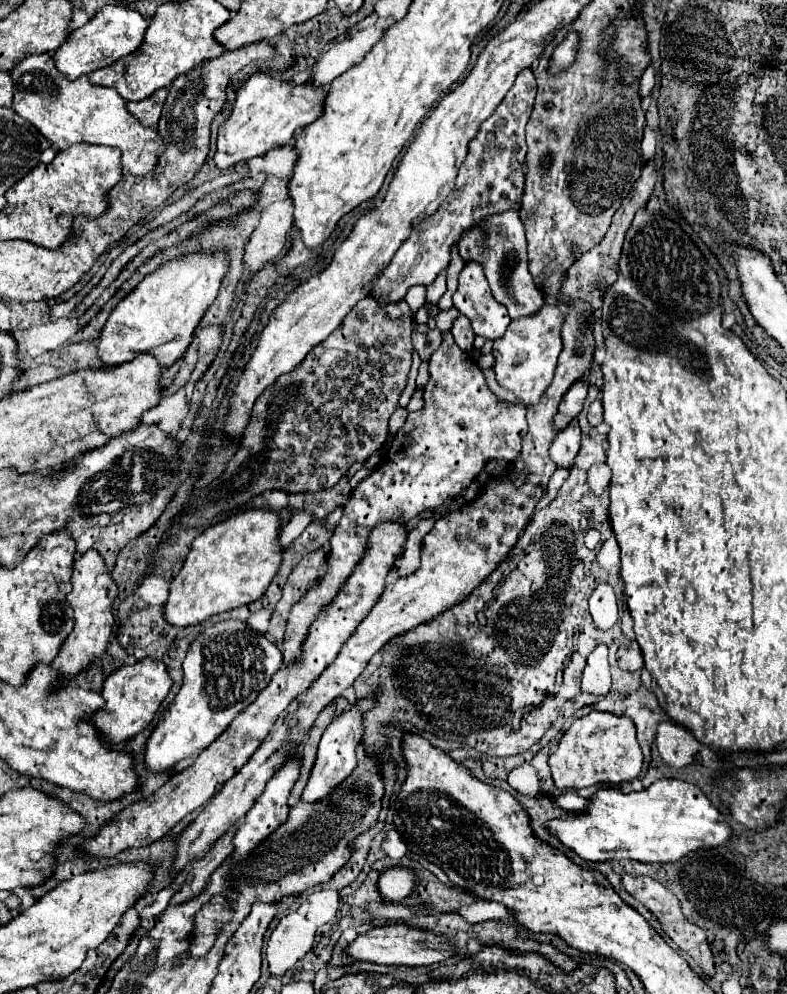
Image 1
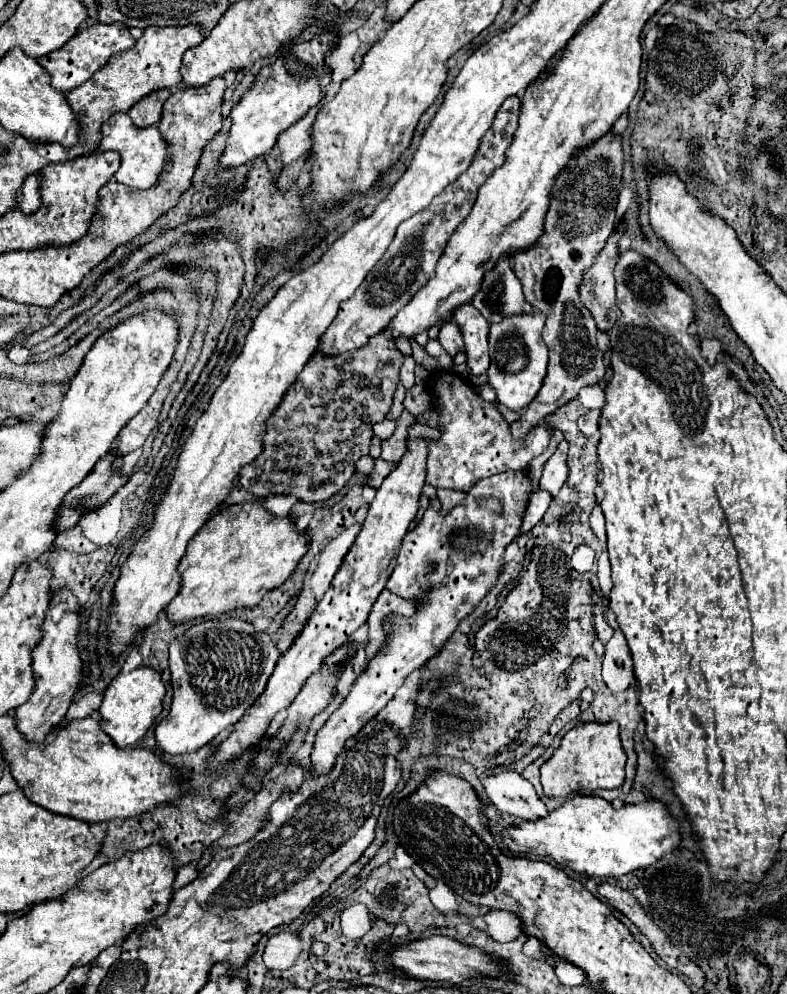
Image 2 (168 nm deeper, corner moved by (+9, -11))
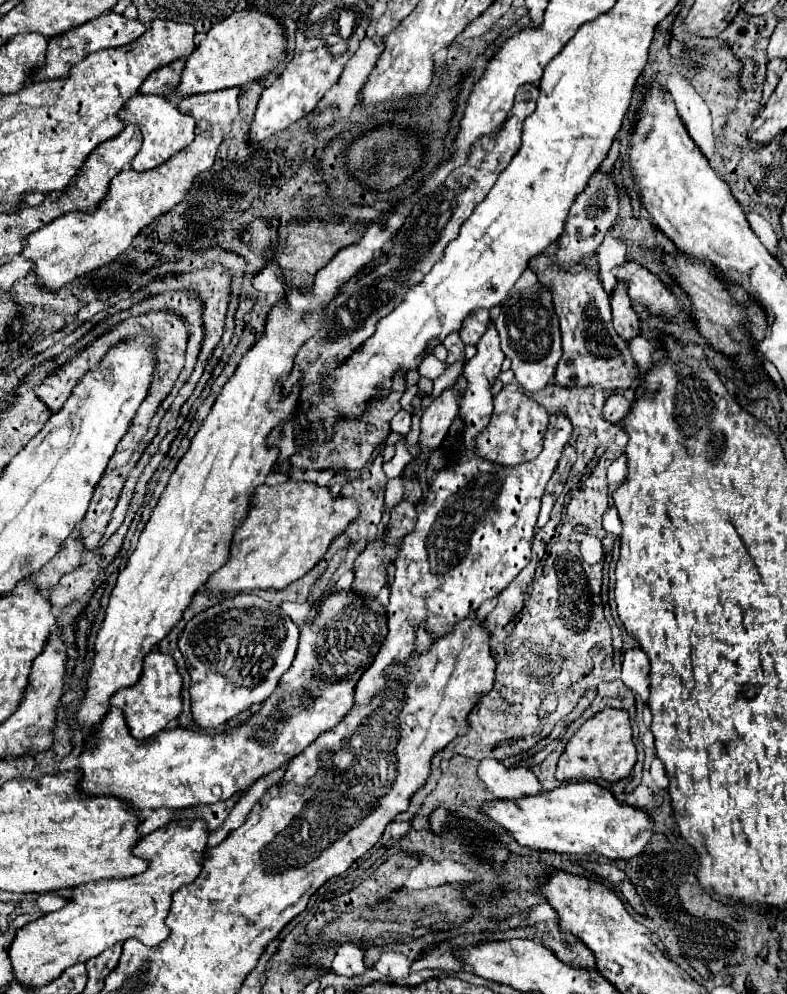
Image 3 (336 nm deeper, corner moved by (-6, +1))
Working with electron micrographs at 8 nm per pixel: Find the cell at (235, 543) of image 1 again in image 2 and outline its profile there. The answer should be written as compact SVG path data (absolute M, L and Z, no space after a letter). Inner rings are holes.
M241 502L225 506L195 534L195 538L187 546L187 554L179 564L179 574L183 580L181 592L165 608L169 620L173 624L185 624L195 618L219 616L235 608L255 606L267 592L279 588L295 572L299 560L309 550L309 538L311 536L307 532L299 532L295 528L295 520L291 518L291 514L275 516L261 502Z

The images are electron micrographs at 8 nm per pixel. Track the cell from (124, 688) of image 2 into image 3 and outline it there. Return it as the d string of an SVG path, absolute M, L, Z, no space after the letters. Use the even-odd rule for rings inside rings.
M150 652L144 658L144 666L142 666L138 684L118 690L110 698L110 706L118 706L124 712L130 734L134 738L142 740L142 738L148 738L148 736L160 732L170 720L174 720L182 712L180 690L182 690L182 678L176 670L174 658L168 654L162 654L162 652Z

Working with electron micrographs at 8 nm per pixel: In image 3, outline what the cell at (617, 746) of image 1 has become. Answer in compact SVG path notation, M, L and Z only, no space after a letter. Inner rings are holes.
M602 710L590 720L586 720L576 734L566 744L556 768L556 780L570 782L570 780L606 780L618 782L630 776L636 764L636 748L632 742L632 728L626 710Z

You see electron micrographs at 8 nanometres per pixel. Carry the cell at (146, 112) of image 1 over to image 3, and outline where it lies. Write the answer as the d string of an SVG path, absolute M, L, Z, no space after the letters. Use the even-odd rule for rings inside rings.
M176 60L174 64L168 64L156 72L152 72L146 82L140 88L140 94L154 94L154 96L162 96L162 98L172 98L178 84L180 84L180 76L184 70L184 60Z

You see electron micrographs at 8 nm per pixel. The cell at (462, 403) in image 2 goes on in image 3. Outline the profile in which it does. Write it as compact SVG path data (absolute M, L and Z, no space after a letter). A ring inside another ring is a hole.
M512 382L496 394L494 414L490 418L490 424L474 440L474 452L478 458L484 458L494 464L502 464L502 466L514 466L520 462L528 462L542 452L544 432L548 428L550 414L546 412L546 408L536 404L520 390L522 388L516 382Z

